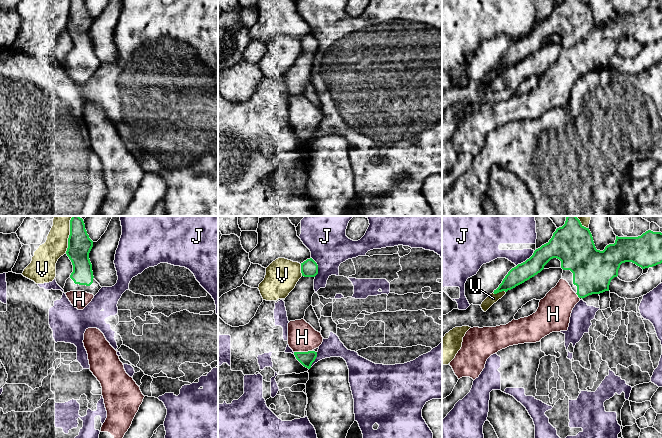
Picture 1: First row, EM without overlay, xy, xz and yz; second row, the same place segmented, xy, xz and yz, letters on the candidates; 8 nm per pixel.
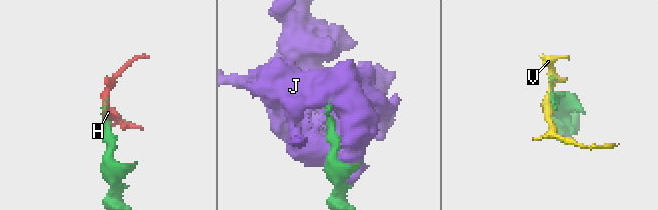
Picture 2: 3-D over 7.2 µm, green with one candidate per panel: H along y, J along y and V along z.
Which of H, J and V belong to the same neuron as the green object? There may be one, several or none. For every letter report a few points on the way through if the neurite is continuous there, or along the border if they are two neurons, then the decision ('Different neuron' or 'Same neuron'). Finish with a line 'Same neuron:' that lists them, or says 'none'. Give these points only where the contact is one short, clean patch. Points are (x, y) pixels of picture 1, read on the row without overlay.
H: Path across: xz (306, 135), (302, 128), (302, 113). Same neuron
J: Different neuron
V: Different neuron
Same neuron: H

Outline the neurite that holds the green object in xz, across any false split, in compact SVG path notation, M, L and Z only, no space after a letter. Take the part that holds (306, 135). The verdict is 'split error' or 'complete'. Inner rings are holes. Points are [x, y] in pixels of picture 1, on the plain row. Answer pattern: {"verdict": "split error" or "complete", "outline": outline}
{"verdict": "split error", "outline": "M304 95L290 97L288 99L288 121L293 126L296 135L306 144L310 145L312 139L317 133L317 128L314 126L318 124L323 118L323 113L320 108L316 107Z"}

